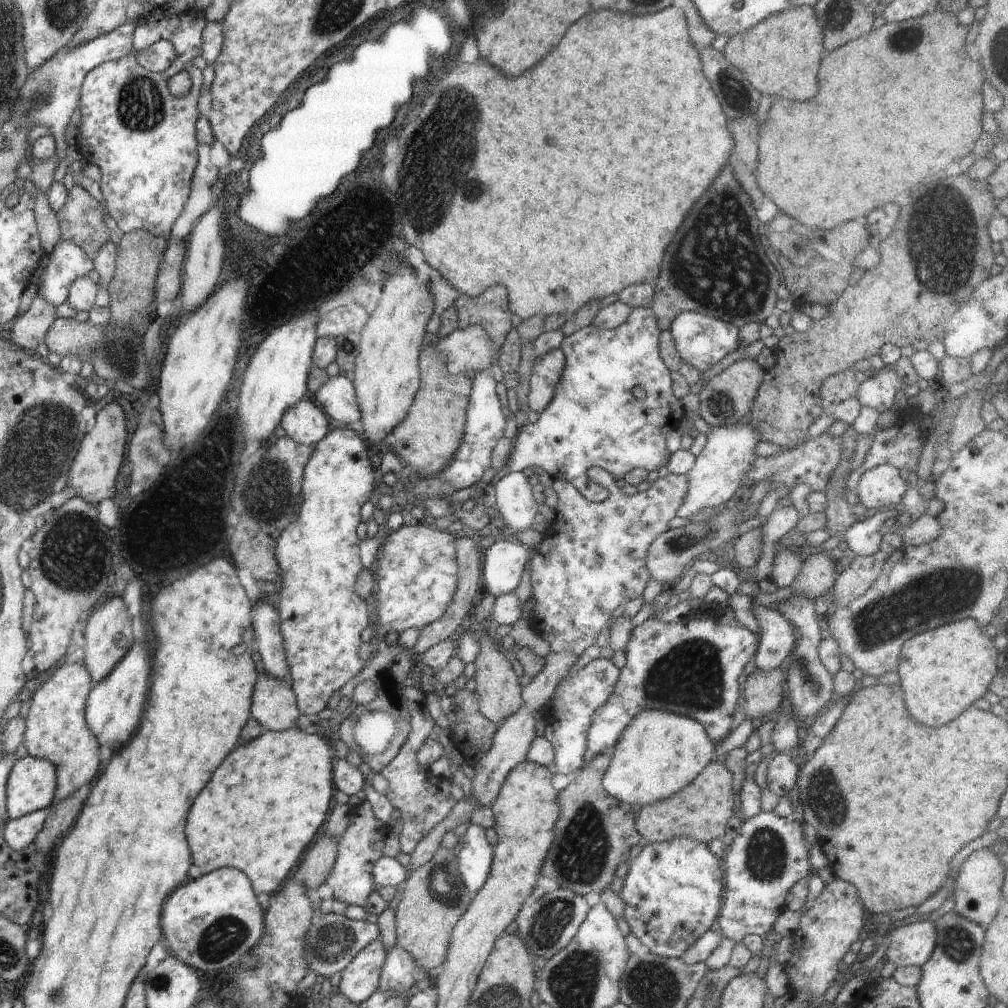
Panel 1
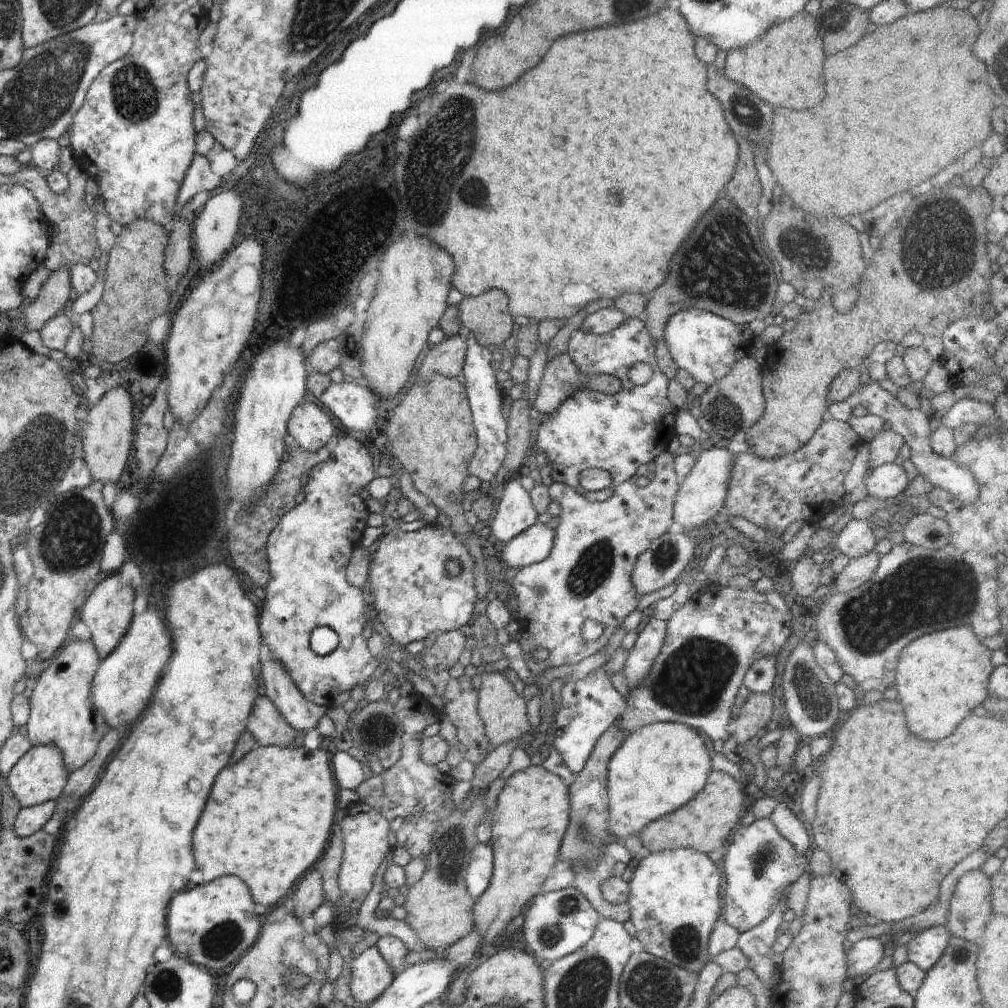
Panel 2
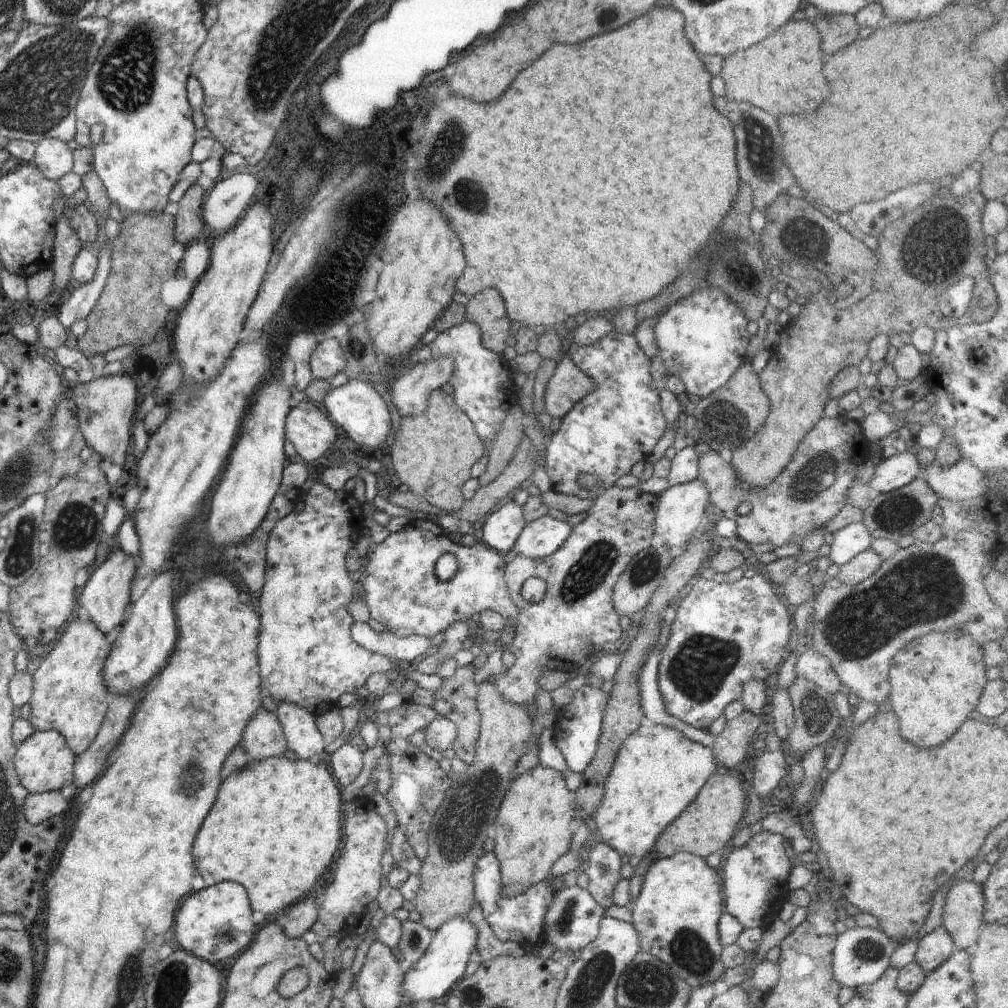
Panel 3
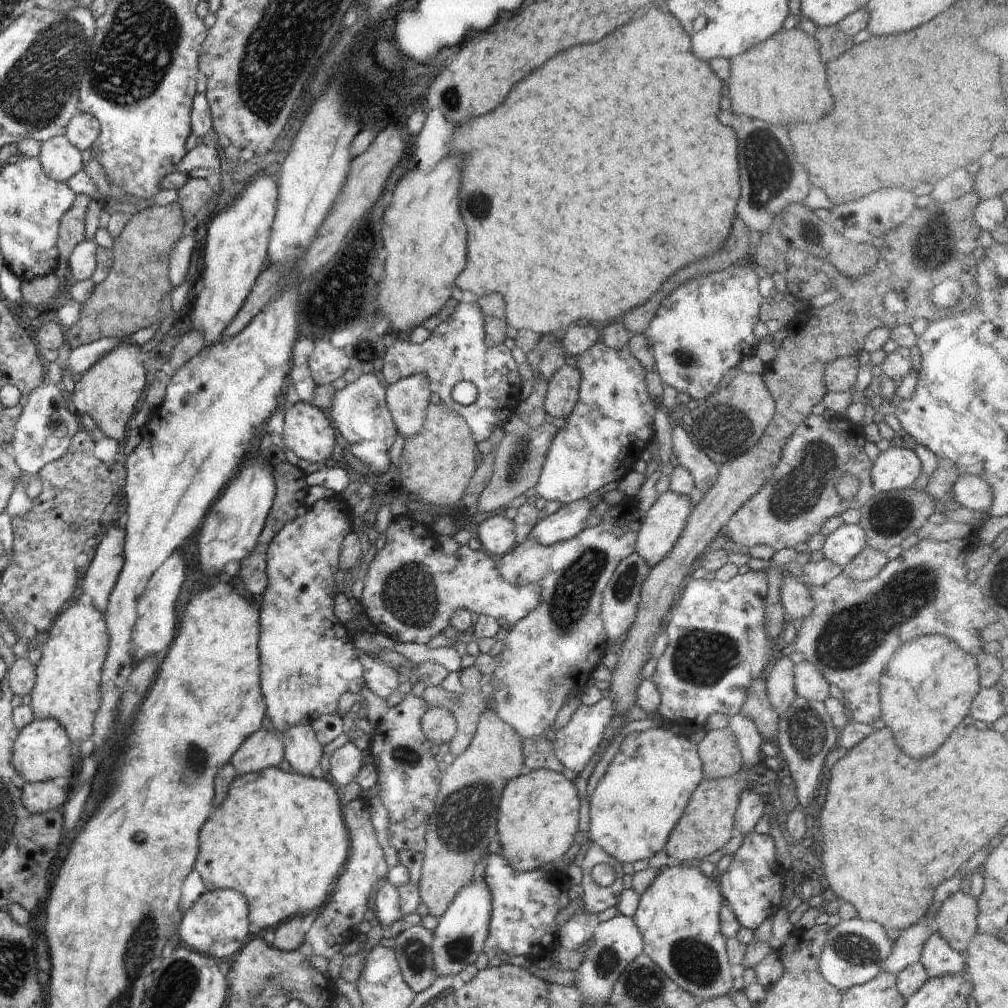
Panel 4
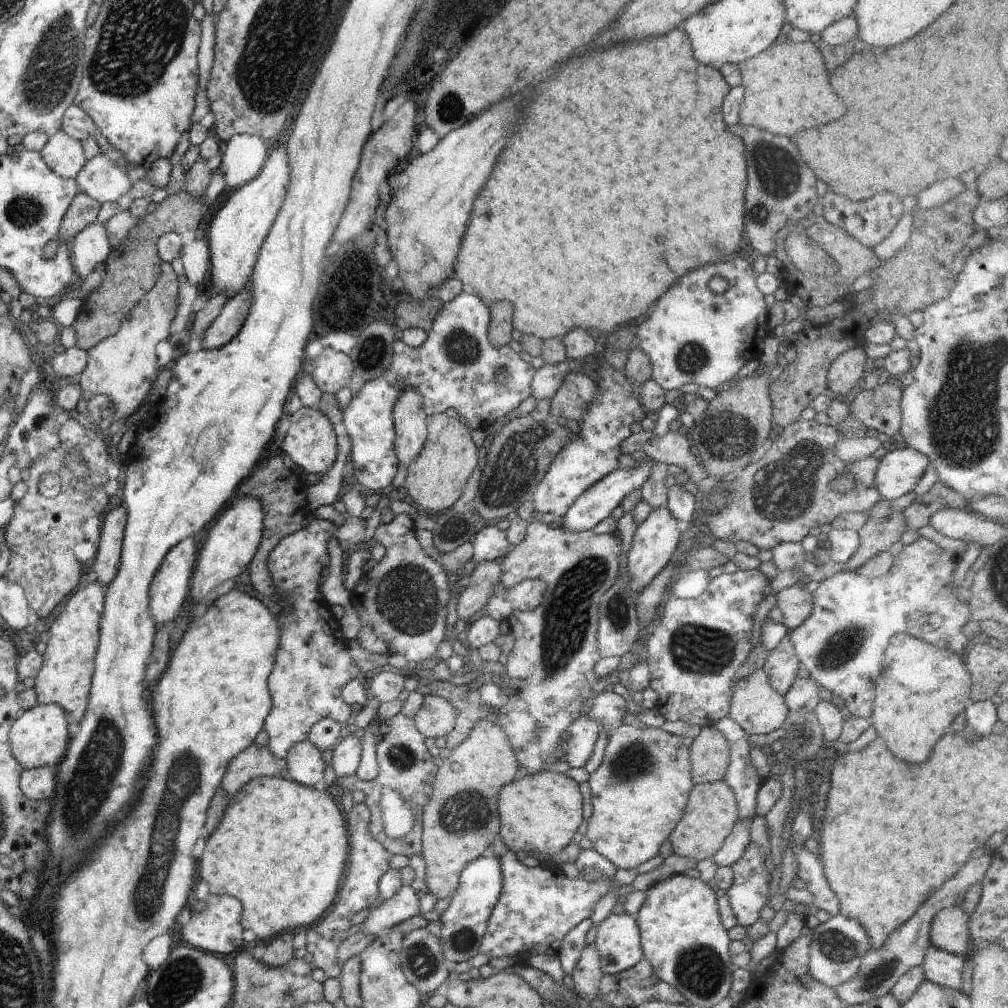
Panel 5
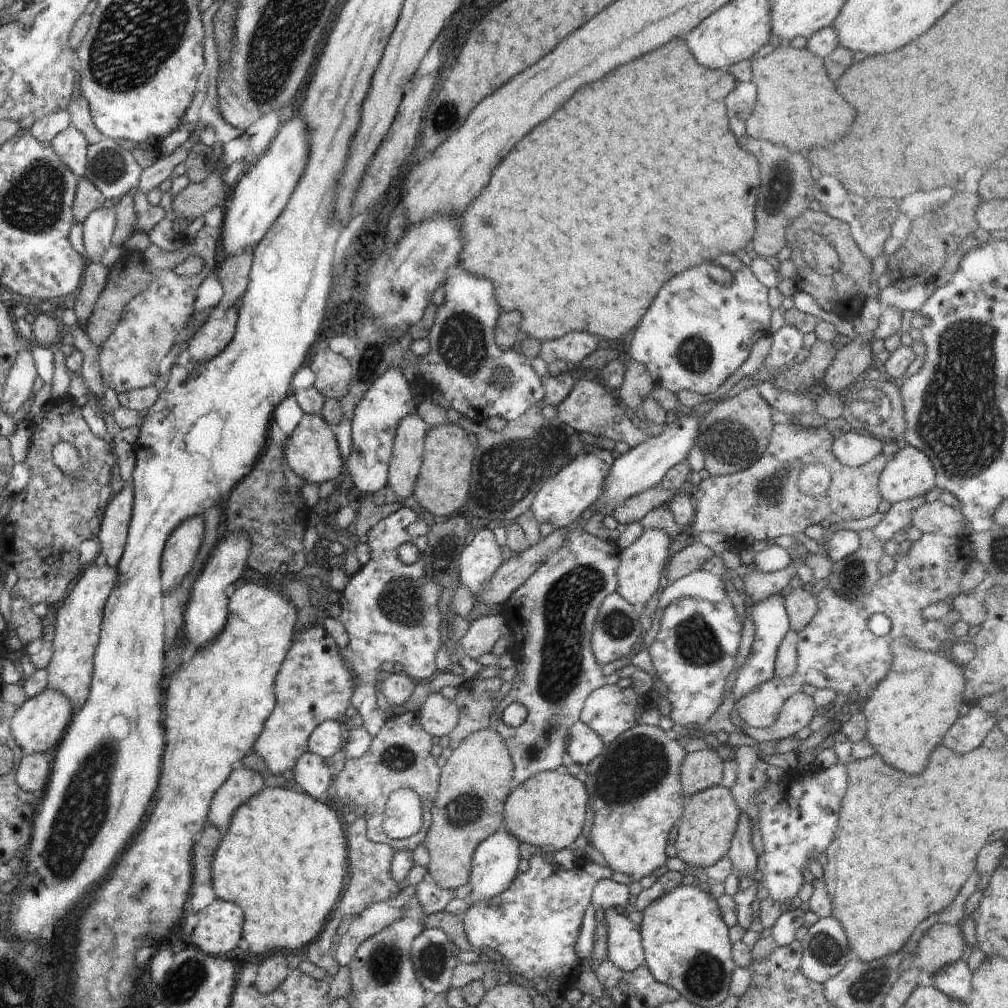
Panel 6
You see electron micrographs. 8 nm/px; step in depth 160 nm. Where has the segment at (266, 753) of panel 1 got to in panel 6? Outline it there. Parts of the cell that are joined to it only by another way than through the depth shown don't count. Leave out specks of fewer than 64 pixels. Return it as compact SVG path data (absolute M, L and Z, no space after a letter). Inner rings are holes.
M264 787L253 797L250 797L246 802L238 806L232 813L230 824L223 834L212 859L211 885L217 899L236 903L243 910L243 915L245 916L243 937L248 941L250 952L254 952L254 954L268 954L268 952L274 952L275 950L282 951L290 956L293 952L292 950L298 950L298 948L302 948L306 944L309 945L318 938L319 932L329 916L329 912L336 907L341 896L340 892L343 891L346 885L346 876L349 869L347 864L347 838L342 828L343 825L336 817L335 811L330 809L328 803L321 803L304 791L298 793L286 787Z

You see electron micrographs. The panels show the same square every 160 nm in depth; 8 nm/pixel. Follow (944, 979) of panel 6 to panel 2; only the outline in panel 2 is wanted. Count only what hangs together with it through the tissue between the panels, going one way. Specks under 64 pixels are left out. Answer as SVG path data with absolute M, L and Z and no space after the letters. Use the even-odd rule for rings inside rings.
M946 926L922 929L906 944L908 960L926 972L944 954L951 936Z

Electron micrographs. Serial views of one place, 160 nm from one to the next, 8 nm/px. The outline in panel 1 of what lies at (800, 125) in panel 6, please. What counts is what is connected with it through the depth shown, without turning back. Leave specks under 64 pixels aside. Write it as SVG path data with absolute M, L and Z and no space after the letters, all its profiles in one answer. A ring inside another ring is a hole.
M796 6L792 10L784 10L782 16L776 14L750 30L736 34L728 40L724 50L730 64L738 66L742 74L752 82L756 90L768 96L780 96L788 100L812 100L818 92L816 72L820 68L822 48L822 30L816 14L808 6ZM782 38L782 46L780 46ZM782 52L782 62L780 62Z

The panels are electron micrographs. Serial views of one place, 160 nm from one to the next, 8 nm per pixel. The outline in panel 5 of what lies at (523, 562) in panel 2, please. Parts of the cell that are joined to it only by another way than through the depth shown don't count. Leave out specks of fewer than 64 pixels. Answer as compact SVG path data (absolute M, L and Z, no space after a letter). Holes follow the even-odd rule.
M652 461L649 463L638 463L632 470L616 469L608 476L601 478L594 486L591 486L587 491L584 491L574 504L568 509L568 512L562 517L562 527L565 531L572 531L573 533L582 532L593 529L604 518L608 518L610 513L616 506L622 502L624 497L627 497L634 489L639 488L647 481L651 473Z

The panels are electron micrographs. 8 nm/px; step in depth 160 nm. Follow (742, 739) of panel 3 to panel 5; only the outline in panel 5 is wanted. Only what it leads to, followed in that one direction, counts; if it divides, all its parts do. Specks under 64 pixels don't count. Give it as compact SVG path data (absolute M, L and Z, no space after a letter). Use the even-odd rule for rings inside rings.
M702 728L690 749L694 785L723 780L730 764L730 747L718 729Z

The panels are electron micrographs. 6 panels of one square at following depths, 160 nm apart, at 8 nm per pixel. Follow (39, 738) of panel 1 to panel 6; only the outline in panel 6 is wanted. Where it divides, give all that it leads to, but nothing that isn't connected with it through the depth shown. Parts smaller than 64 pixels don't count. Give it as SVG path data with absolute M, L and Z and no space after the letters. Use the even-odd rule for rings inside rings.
M91 564L84 570L70 594L57 609L54 650L45 668L48 672L47 688L66 696L74 712L80 710L88 700L93 678L93 658L99 641L103 610L116 581L116 568L108 565L98 567L96 564Z

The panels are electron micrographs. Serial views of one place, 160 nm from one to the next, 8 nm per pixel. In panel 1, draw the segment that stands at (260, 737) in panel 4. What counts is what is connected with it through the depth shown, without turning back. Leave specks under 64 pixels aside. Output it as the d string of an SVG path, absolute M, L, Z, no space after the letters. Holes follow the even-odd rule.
M260 673L252 698L252 714L268 731L283 731L296 726L301 712L297 707L290 679L277 679Z

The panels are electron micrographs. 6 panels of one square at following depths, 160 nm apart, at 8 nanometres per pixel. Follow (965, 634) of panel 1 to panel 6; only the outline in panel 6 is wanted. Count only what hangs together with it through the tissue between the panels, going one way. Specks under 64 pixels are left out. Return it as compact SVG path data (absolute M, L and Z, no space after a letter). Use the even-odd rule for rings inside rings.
M895 638L890 650L891 669L877 682L863 704L867 739L884 762L916 776L924 772L930 752L958 720L958 711L965 703L965 678L961 666L947 653L916 648L909 638Z

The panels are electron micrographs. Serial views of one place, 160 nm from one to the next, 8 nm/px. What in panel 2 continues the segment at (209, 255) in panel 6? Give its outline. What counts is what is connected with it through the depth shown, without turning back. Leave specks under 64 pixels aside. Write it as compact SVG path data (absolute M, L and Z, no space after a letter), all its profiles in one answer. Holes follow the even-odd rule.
M124 386L107 391L96 406L87 408L87 426L82 431L81 441L84 451L84 462L88 466L92 478L98 480L97 486L106 482L117 483L134 440L134 421L132 420L132 396Z

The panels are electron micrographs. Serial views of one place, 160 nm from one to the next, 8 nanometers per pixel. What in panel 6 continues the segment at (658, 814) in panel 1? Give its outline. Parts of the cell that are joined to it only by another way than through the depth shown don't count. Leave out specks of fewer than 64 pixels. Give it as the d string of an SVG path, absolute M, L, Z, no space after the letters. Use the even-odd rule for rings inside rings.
M722 784L687 797L683 802L683 815L676 824L678 834L676 834L674 846L677 857L686 864L697 867L715 865L731 847L739 813L732 791Z

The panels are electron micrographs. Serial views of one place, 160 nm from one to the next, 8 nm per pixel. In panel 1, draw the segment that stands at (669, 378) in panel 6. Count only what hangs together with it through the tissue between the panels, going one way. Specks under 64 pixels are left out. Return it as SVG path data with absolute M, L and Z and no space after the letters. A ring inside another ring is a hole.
M682 311L672 321L669 331L682 360L689 362L701 373L704 373L708 368L712 368L714 364L720 362L726 354L738 349L738 329L739 327L732 323L708 315L698 314L694 311Z

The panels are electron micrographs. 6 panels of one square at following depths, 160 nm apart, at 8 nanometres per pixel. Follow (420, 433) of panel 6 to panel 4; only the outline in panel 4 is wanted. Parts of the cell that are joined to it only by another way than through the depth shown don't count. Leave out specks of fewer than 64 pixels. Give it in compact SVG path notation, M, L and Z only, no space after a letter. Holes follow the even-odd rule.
M418 373L385 388L388 410L392 413L397 432L405 440L422 430L430 404L429 386L429 378Z

